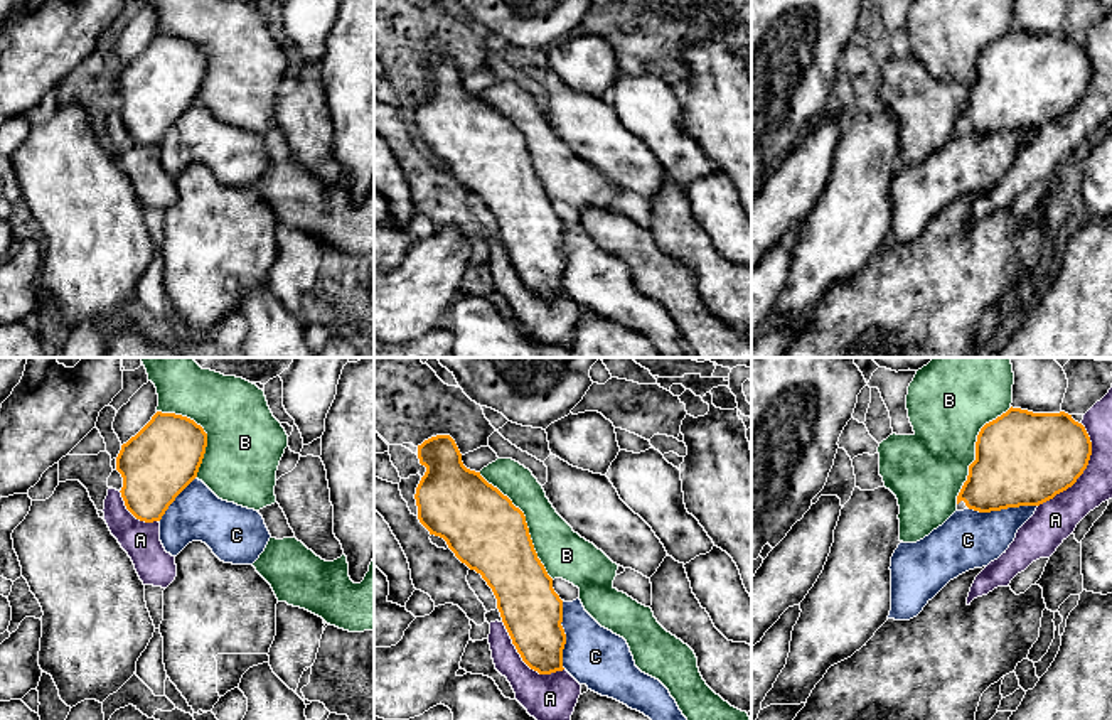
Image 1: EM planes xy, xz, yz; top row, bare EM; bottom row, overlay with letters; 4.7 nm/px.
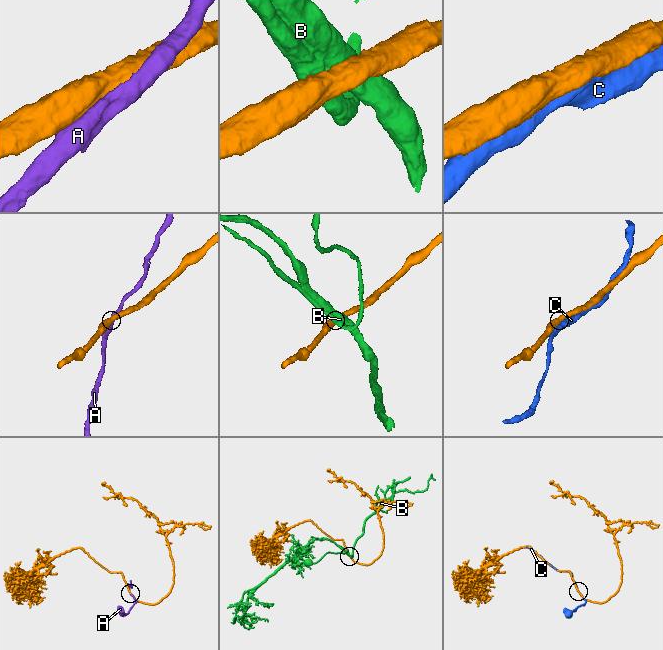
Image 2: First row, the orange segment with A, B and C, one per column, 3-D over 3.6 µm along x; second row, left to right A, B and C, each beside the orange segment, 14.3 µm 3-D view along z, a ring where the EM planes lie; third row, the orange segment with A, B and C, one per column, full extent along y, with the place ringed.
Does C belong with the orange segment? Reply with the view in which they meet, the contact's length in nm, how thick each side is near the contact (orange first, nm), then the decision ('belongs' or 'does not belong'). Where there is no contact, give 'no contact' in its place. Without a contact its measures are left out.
contact in yz; length 340 nm; calibres 440 and 280 nm; belongs

